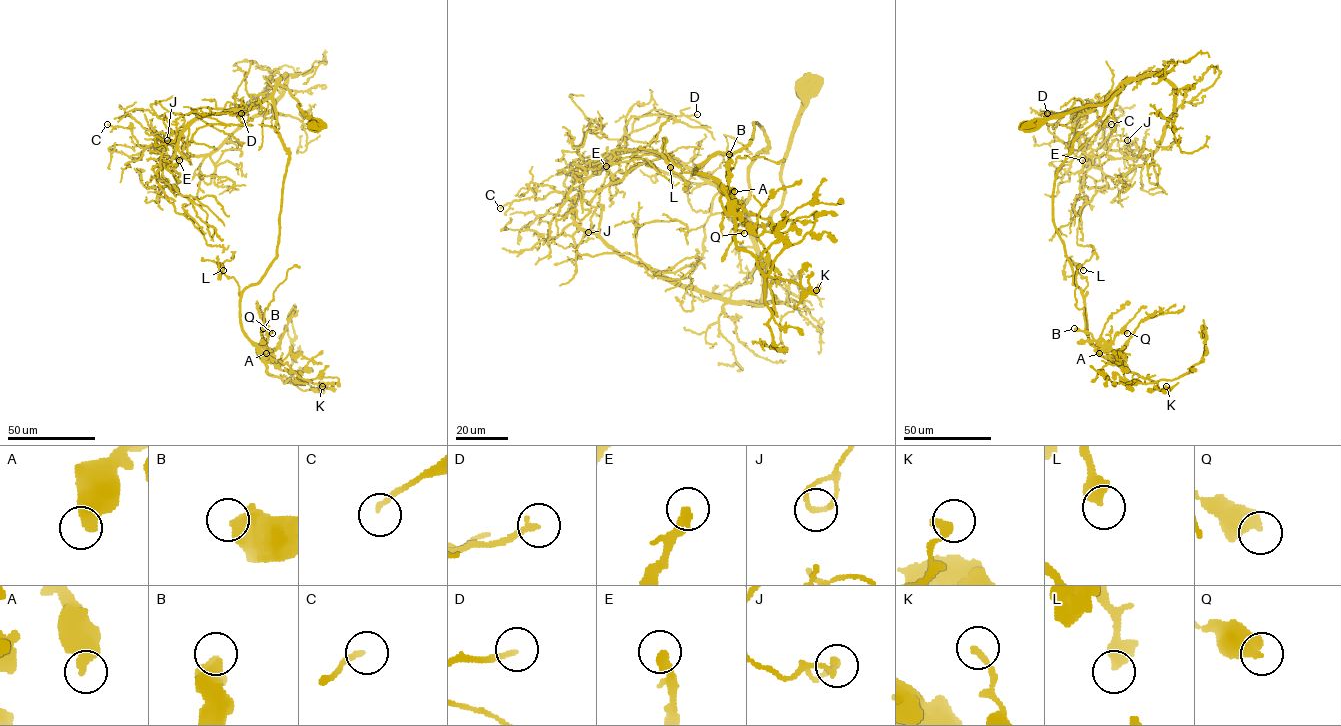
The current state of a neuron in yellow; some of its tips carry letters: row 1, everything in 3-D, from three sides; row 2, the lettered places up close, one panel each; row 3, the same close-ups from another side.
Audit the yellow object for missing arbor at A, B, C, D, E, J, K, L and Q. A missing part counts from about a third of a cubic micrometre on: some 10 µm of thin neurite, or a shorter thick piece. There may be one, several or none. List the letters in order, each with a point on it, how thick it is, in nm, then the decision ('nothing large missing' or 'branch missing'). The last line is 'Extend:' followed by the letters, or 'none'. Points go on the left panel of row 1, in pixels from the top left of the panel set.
A: (266, 353) | 600 nm | nothing large missing
B: (263, 328) | 600 nm | nothing large missing
C: (107, 124) | 170 nm | nothing large missing
D: (241, 113) | 170 nm | nothing large missing
E: (179, 160) | 280 nm | nothing large missing
J: (167, 140) | 150 nm | nothing large missing
K: (322, 386) | 260 nm | nothing large missing
L: (223, 270) | 500 nm | nothing large missing
Q: (272, 333) | 480 nm | nothing large missing
Extend: none

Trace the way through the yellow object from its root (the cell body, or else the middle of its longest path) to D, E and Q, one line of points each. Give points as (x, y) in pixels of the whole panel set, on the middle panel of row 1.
D: (805, 84), (784, 199), (764, 225), (719, 182), (688, 183), (626, 147), (661, 116), (697, 114)
E: (805, 84), (804, 108), (782, 165), (784, 199), (764, 225), (675, 162), (620, 152), (593, 173), (606, 166)
Q: (805, 84), (765, 225), (744, 208), (768, 146), (757, 123), (696, 169), (730, 193), (744, 233)

